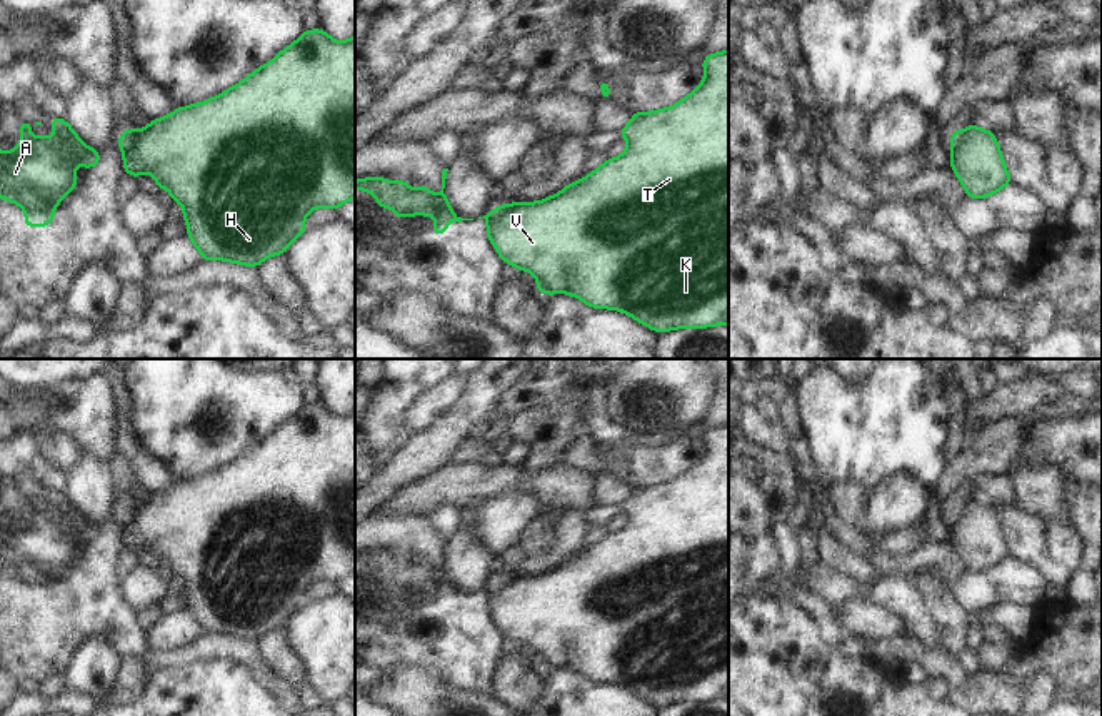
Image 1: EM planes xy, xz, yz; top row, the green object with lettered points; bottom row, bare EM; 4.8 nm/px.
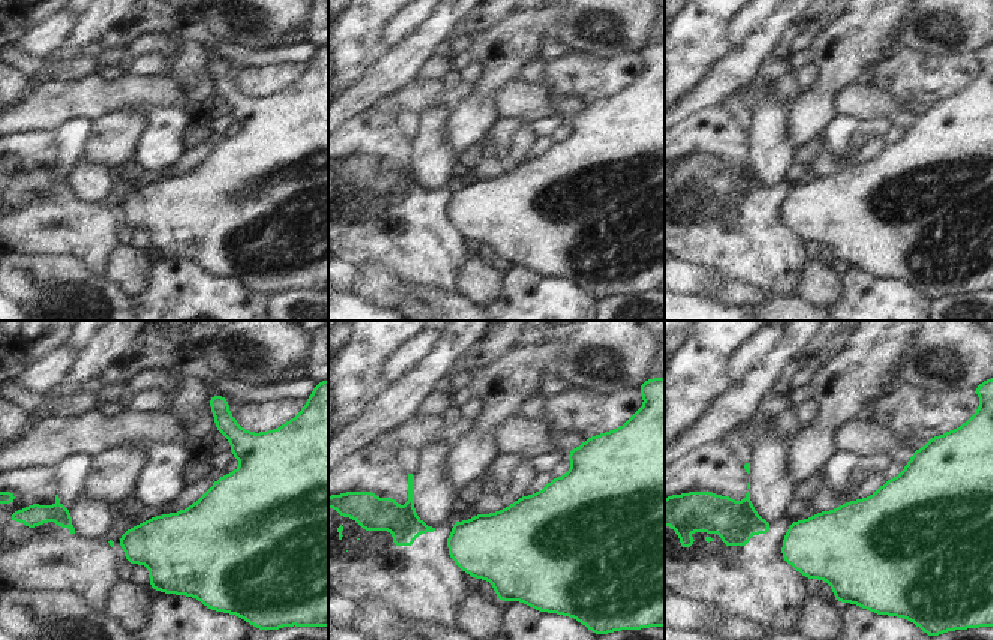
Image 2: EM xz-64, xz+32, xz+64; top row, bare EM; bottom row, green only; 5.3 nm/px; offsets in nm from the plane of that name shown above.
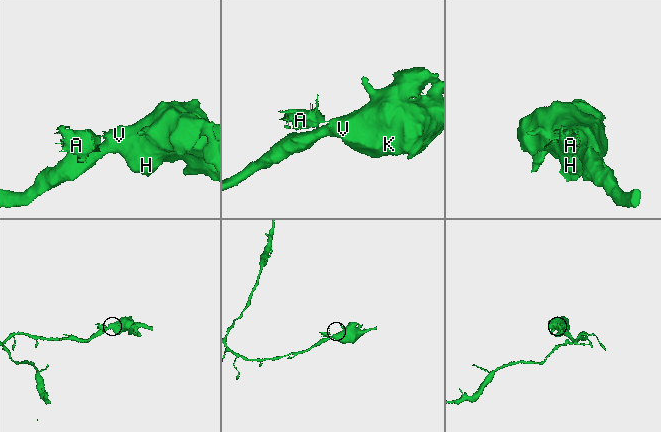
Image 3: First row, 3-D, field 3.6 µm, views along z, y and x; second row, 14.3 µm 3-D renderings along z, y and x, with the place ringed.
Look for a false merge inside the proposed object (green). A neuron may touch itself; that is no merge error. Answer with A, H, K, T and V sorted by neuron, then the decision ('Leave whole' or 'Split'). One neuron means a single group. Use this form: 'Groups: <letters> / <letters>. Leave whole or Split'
Groups: A / H K T V. Split.

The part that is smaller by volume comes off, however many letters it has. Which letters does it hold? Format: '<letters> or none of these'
A.

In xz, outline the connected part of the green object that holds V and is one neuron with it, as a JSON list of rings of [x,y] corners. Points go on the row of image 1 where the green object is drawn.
[[[729,50],[707,55],[702,68],[705,78],[675,105],[655,112],[632,112],[634,118],[620,129],[622,137],[627,140],[627,150],[622,155],[607,159],[582,180],[565,185],[562,192],[540,202],[512,202],[495,209],[490,224],[490,242],[503,262],[535,275],[538,294],[564,292],[595,309],[625,312],[654,332],[729,325]]]

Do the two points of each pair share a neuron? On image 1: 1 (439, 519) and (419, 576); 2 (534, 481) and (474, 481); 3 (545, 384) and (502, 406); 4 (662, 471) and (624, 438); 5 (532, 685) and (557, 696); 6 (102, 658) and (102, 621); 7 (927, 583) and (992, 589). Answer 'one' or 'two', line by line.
1: two
2: one
3: one
4: two
5: two
6: two
7: two

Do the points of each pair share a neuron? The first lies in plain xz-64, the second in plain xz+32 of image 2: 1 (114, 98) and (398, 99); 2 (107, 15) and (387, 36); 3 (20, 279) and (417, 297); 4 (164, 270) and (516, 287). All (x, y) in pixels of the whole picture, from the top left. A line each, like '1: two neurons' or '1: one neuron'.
1: one neuron
2: two neurons
3: one neuron
4: one neuron

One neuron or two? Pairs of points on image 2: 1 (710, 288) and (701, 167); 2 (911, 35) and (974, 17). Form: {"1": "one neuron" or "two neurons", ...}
{"1": "two neurons", "2": "one neuron"}

